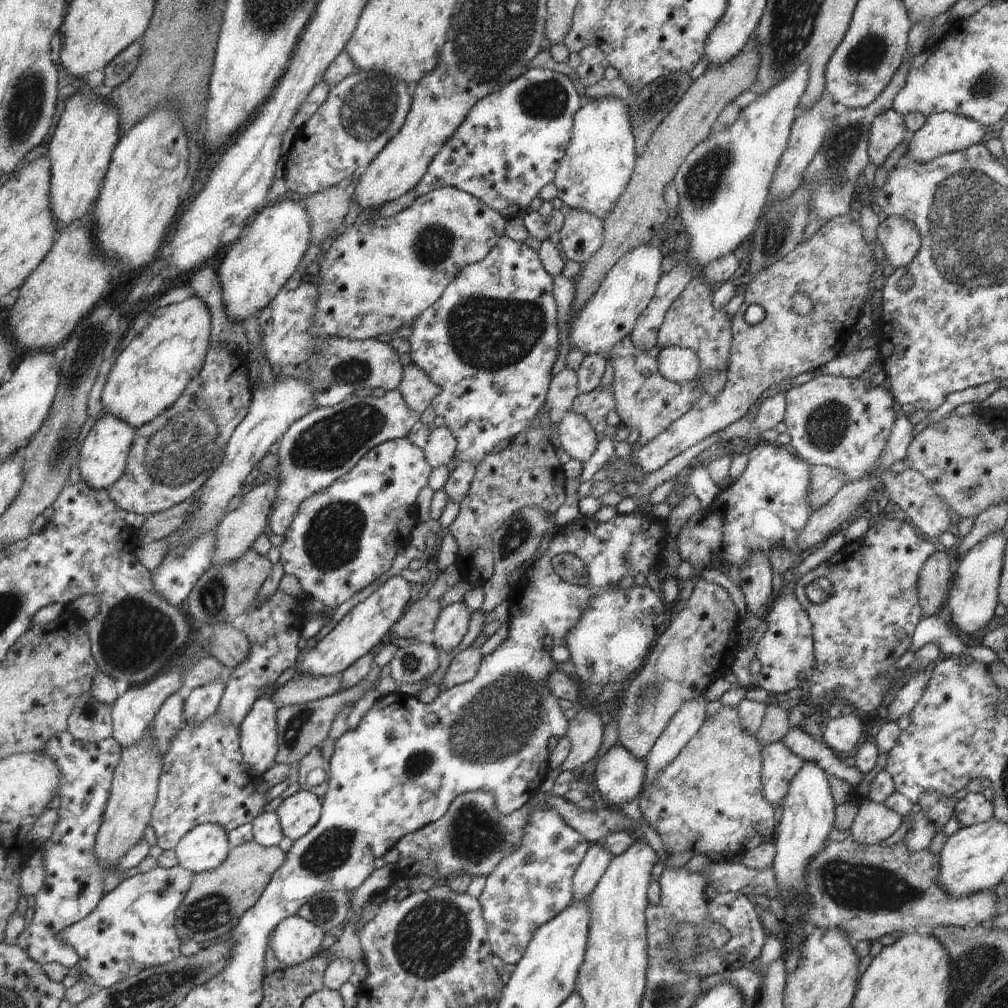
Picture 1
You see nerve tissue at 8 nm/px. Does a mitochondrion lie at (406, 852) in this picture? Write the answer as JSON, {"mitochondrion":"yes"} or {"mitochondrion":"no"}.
{"mitochondrion":"no"}

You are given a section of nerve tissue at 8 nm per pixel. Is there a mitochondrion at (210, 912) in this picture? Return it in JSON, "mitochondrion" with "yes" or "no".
{"mitochondrion":"yes"}

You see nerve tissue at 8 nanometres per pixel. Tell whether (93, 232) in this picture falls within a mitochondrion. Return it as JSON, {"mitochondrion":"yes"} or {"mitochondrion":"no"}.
{"mitochondrion":"no"}

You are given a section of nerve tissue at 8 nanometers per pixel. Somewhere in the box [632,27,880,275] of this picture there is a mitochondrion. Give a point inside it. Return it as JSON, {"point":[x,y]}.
{"point":[705,179]}

